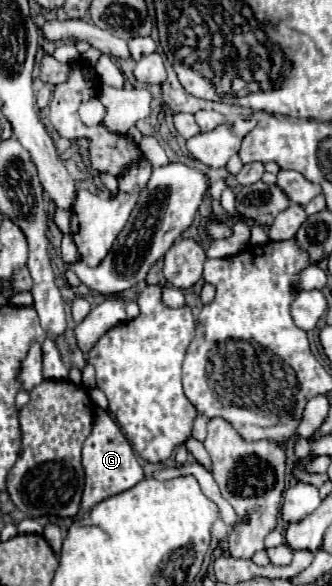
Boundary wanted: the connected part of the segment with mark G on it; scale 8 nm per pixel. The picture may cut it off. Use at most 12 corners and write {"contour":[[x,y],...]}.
{"contour":[[96,408],[82,448],[84,510],[144,478],[114,418]]}

